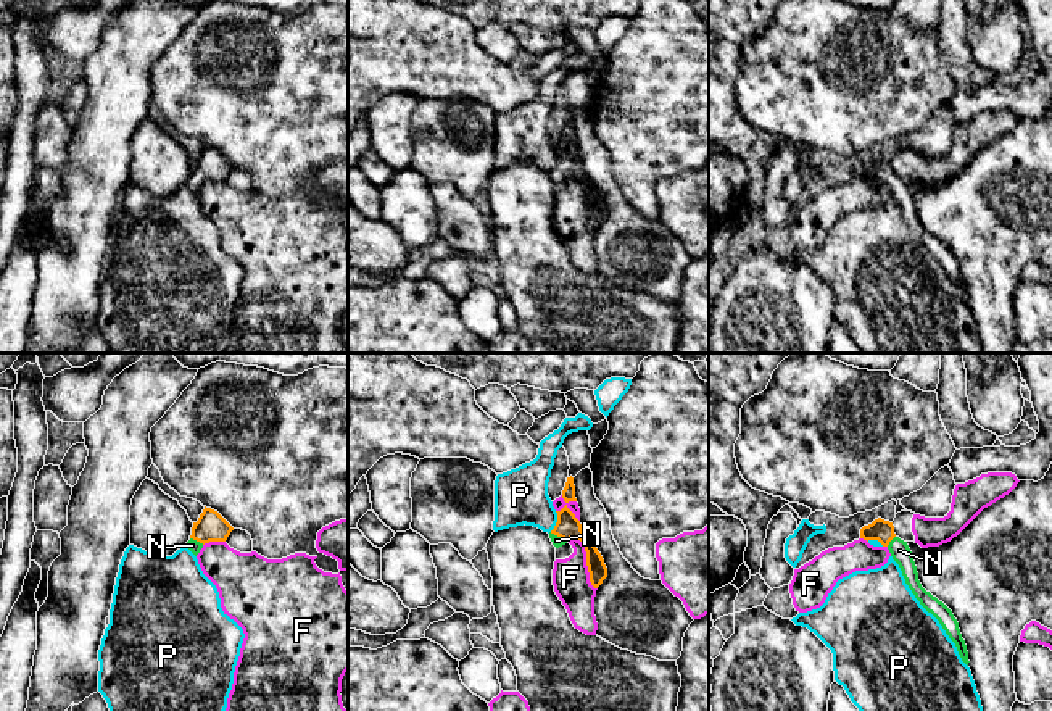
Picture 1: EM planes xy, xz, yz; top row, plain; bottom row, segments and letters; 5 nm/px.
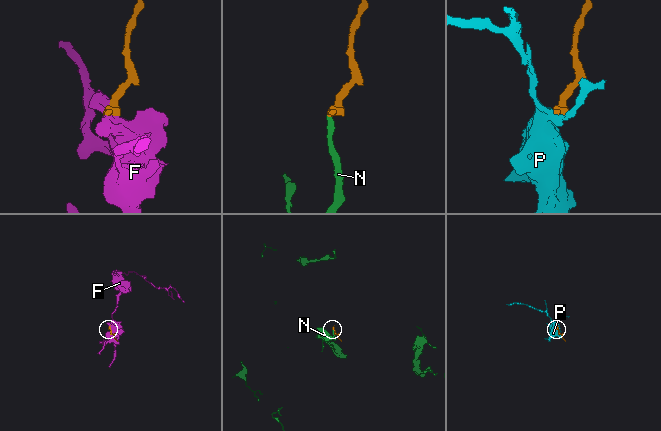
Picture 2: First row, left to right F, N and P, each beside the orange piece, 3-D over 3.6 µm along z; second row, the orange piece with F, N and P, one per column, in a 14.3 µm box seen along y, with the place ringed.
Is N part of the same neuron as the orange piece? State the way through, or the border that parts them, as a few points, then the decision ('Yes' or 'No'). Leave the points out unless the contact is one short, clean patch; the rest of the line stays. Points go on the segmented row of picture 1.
Path across: xy (211, 526), (197, 540), (192, 545). Yes

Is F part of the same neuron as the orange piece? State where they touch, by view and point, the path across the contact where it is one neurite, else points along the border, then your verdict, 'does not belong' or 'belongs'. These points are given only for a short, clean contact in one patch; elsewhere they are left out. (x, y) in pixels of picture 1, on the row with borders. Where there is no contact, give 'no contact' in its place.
contact xz (587, 560); does not belong

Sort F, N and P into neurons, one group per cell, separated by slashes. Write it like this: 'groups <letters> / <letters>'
groups F / N / P

